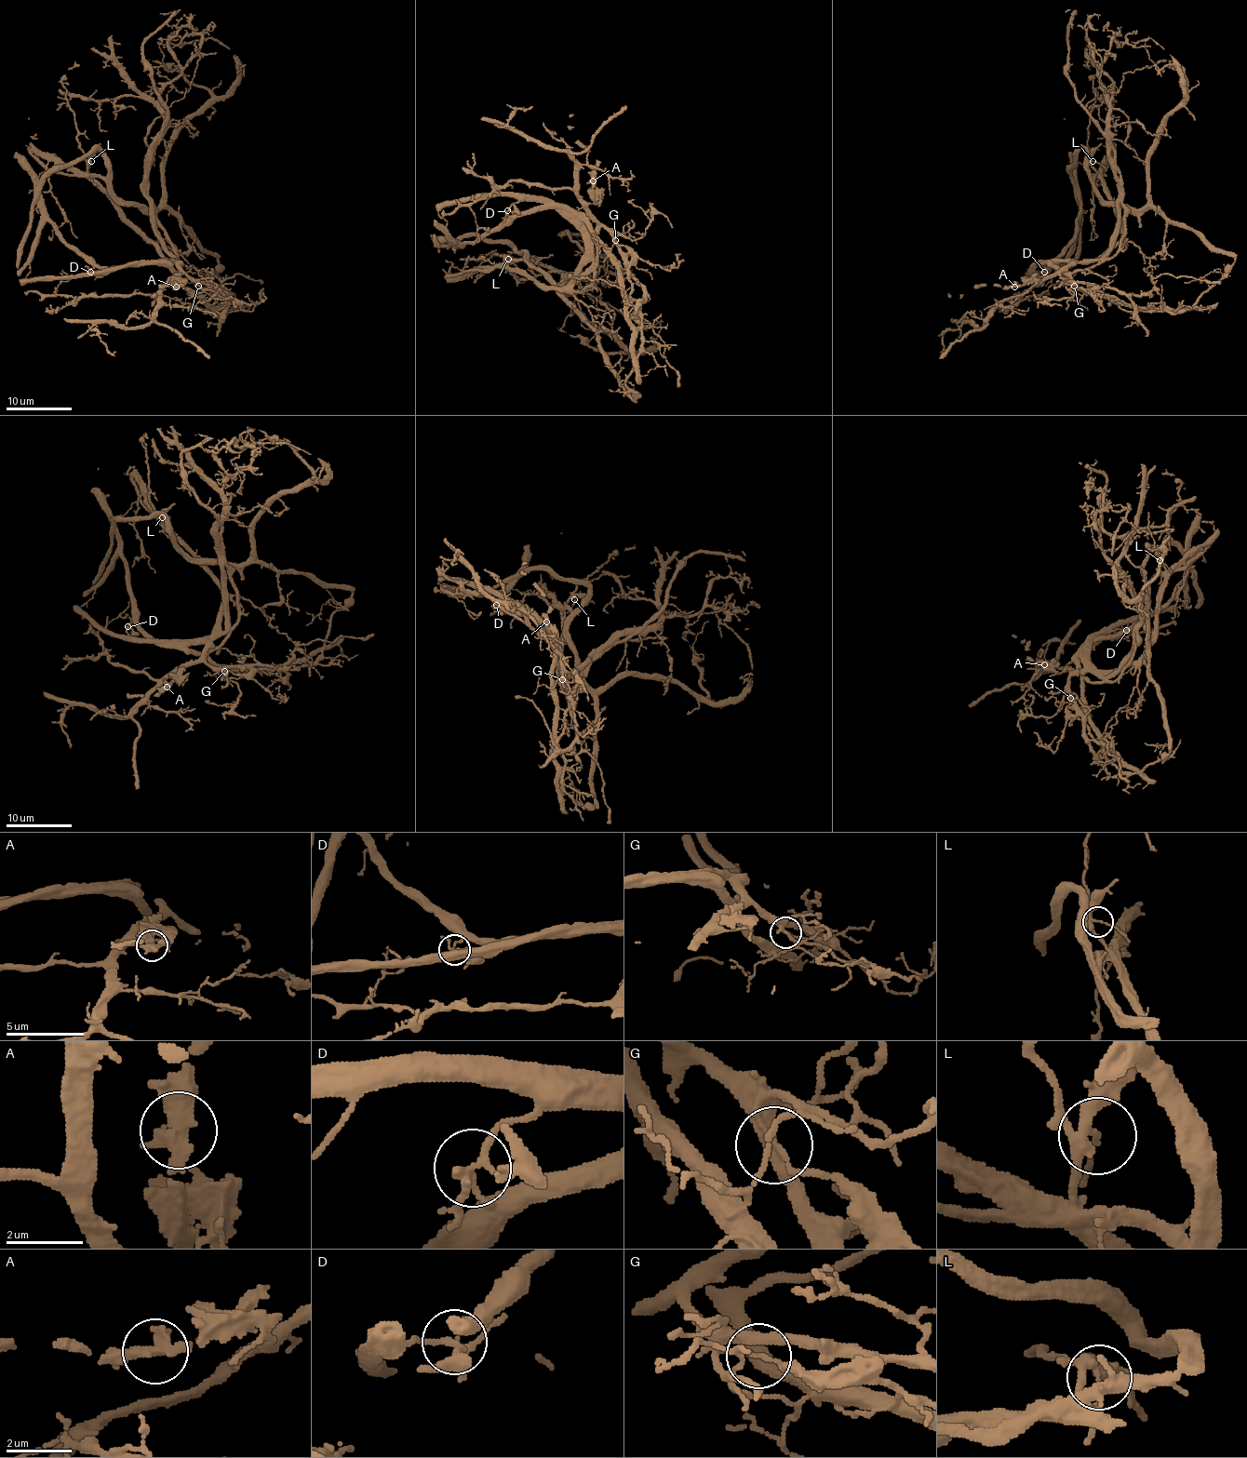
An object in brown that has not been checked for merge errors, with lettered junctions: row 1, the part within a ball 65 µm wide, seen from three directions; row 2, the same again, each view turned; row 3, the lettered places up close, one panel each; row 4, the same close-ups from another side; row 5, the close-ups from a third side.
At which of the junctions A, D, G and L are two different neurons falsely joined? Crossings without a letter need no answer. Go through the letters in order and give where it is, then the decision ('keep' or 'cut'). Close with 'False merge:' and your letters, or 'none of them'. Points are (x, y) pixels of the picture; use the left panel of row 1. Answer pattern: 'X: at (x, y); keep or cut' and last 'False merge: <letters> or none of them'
A: at (176, 287); keep
D: at (90, 272); cut
G: at (198, 286); cut
L: at (91, 161); keep
False merge: D, G

